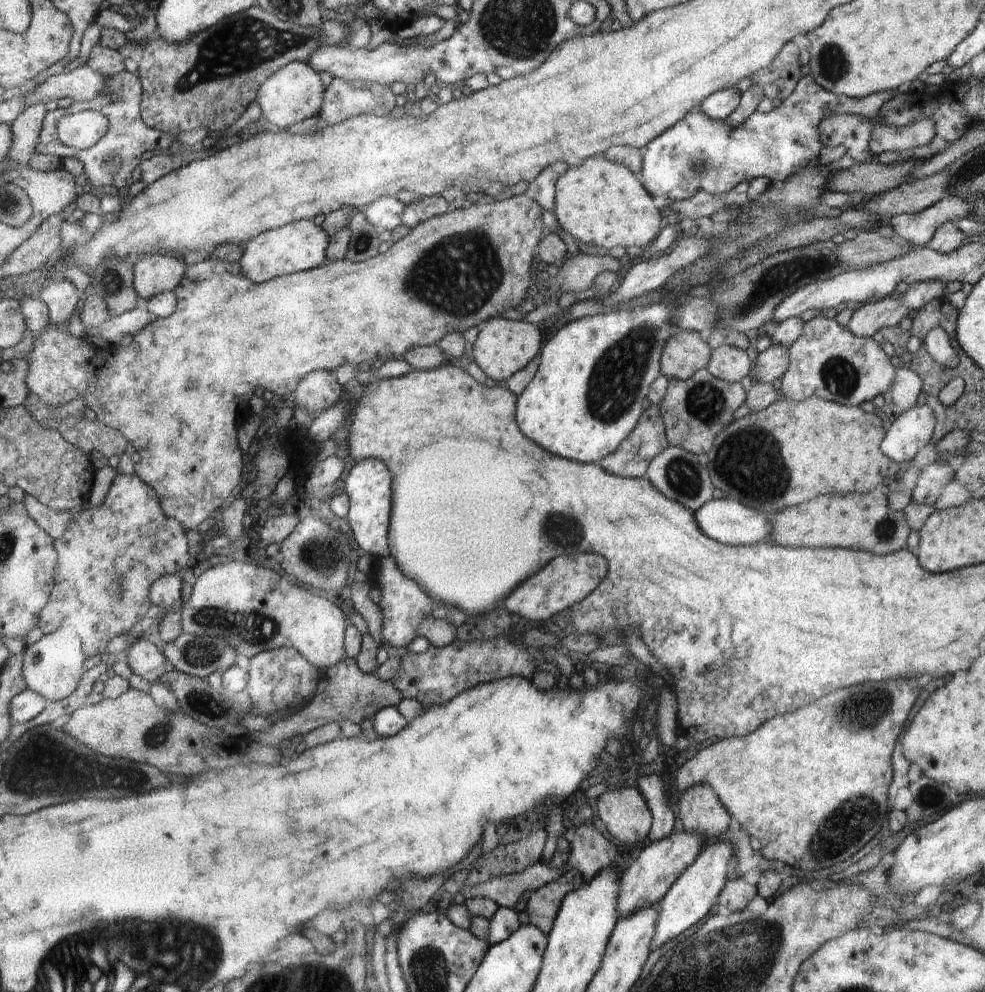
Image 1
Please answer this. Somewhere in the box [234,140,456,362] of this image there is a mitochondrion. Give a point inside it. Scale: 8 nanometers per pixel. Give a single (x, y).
(362, 242)

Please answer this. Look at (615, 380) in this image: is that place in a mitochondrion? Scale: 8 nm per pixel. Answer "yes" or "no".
yes

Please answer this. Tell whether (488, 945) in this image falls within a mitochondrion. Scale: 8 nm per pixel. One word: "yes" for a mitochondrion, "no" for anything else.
no

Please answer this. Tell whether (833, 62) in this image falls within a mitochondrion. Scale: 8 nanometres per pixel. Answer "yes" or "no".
yes

